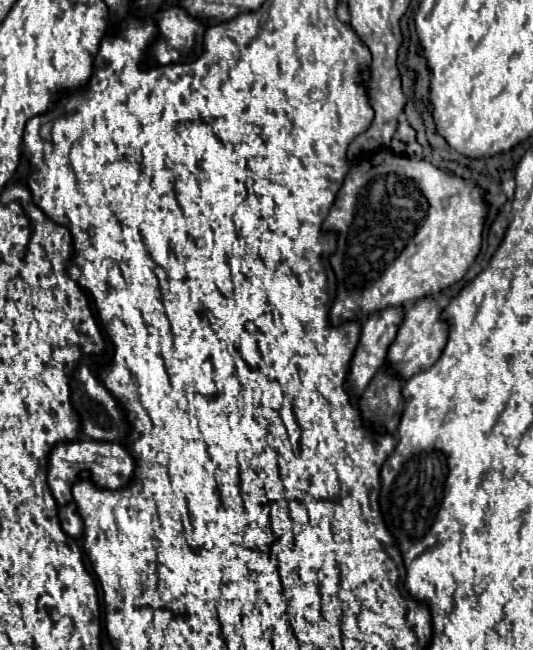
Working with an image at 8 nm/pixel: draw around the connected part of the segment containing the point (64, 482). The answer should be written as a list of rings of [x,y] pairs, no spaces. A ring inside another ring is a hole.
[[[76,439],[72,443],[58,443],[56,447],[52,447],[52,455],[48,455],[48,487],[56,499],[58,505],[64,505],[70,501],[70,487],[76,483],[78,475],[82,471],[90,471],[92,481],[98,487],[106,487],[106,489],[120,489],[126,483],[132,481],[134,477],[134,459],[130,457],[128,449],[118,445],[118,443],[100,443],[94,439]]]

